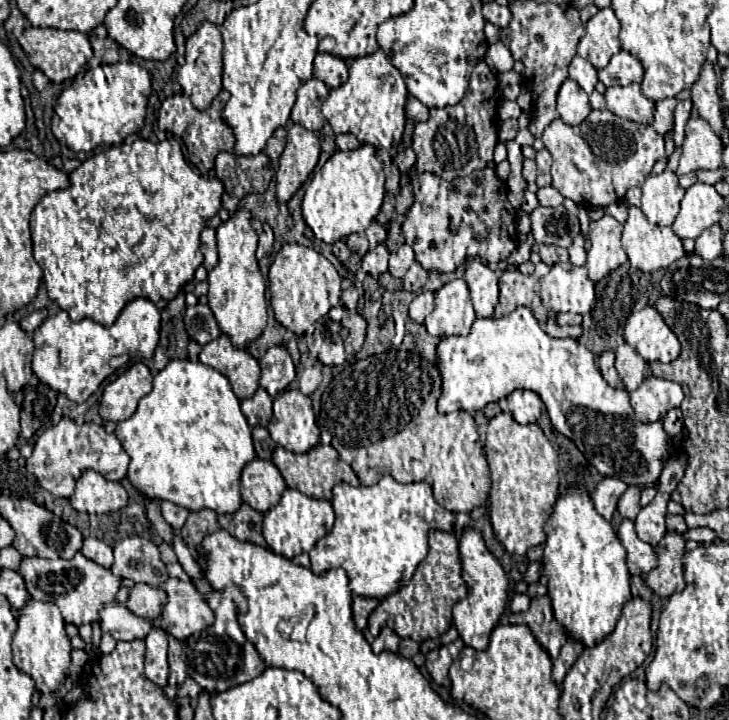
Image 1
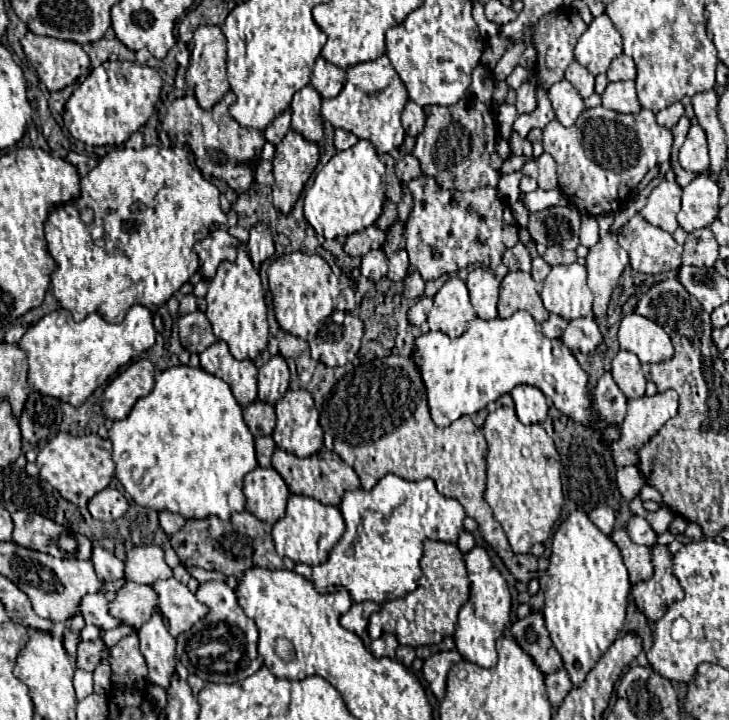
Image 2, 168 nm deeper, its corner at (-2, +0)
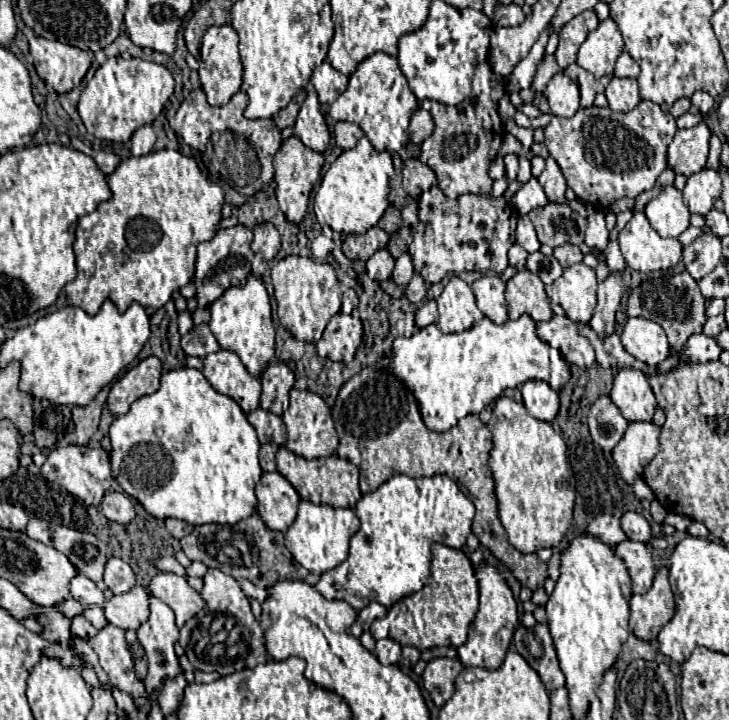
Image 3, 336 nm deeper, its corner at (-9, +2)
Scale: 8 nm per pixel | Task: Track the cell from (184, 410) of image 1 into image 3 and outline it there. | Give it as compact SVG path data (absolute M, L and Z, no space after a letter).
M178 368L178 370L170 370L164 372L160 378L160 388L150 394L150 396L142 396L138 398L132 406L130 412L124 416L118 416L112 426L110 426L110 440L112 440L112 476L116 478L116 482L122 486L122 490L126 494L130 494L132 498L136 498L144 510L154 516L154 518L180 518L186 520L188 524L196 526L196 524L236 524L240 520L246 520L254 514L256 508L256 496L254 496L254 486L262 476L262 468L258 466L258 450L260 450L260 442L256 436L256 430L250 426L250 422L246 420L246 414L242 412L242 408L238 406L236 400L232 400L226 394L220 394L218 390L212 388L212 384L206 380L206 376L196 370L196 368Z

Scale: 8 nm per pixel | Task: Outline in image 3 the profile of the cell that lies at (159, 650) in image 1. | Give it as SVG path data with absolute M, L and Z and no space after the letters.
M150 596L150 618L138 628L138 640L144 646L146 656L148 656L148 674L146 674L146 690L148 692L156 694L160 690L162 682L174 680L184 674L184 670L178 662L178 656L174 652L174 644L178 642L178 628L174 624L174 612L154 596Z

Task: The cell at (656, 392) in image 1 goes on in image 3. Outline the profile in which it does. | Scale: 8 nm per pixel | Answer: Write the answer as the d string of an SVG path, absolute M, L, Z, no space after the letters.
M630 422L622 440L614 446L612 458L622 478L632 484L656 456L660 444L660 428L654 422Z

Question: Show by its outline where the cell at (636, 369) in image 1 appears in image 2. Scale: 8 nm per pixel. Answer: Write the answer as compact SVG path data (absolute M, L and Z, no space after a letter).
M621 350L613 358L613 362L611 362L611 376L613 376L615 384L625 394L627 400L635 400L635 398L645 396L647 380L645 380L645 374L641 370L641 362L631 352Z

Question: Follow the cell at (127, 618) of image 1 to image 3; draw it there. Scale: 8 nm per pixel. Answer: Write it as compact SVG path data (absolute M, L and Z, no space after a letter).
M86 576L72 578L70 592L72 592L72 598L78 600L84 608L88 608L88 606L104 606L104 602L106 602L104 592L92 580L88 580Z

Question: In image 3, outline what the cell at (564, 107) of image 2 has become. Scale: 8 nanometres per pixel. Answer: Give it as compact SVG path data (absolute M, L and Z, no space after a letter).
M556 74L546 90L544 90L548 104L550 104L550 112L554 116L562 116L562 118L572 118L582 106L580 106L580 90L576 86L574 80L570 80L566 74Z

